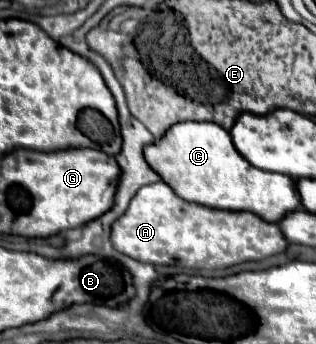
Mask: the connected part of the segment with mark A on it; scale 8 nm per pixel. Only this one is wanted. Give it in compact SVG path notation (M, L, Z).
M155 182L141 188L131 200L127 212L117 218L111 226L111 244L117 252L131 256L147 264L173 264L185 268L227 268L247 260L263 260L267 256L279 254L285 250L285 238L277 232L277 224L265 222L253 212L243 210L213 210L209 206L199 206L187 200L181 200L165 182Z

